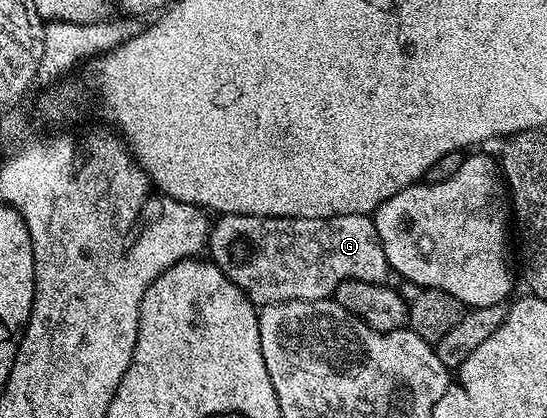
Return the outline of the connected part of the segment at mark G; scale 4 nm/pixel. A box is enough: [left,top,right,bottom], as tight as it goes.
[208,213,391,307]

